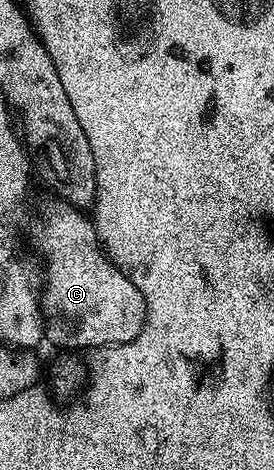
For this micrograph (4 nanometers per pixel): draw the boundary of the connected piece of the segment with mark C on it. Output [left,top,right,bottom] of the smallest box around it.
[41,202,145,350]

